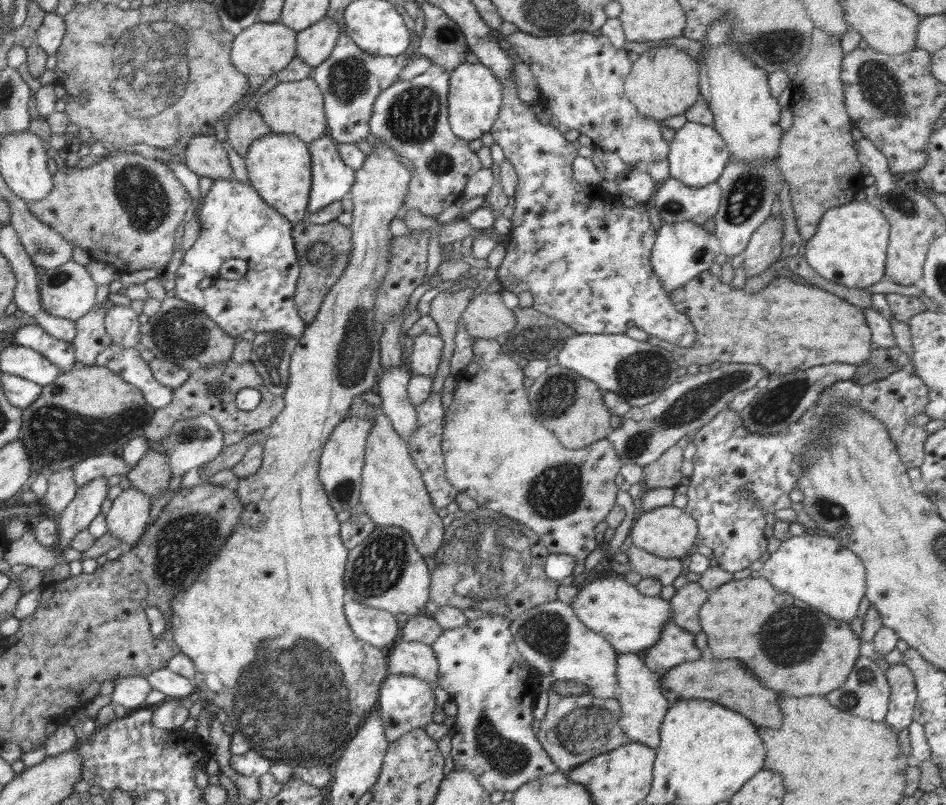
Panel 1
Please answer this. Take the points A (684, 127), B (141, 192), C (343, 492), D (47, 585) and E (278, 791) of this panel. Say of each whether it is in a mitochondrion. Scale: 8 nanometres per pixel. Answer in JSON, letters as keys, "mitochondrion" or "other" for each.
{"A":"other","B":"mitochondrion","C":"mitochondrion","D":"other","E":"other"}

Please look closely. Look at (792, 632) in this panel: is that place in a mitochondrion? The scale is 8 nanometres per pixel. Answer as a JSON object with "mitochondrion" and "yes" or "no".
{"mitochondrion":"yes"}

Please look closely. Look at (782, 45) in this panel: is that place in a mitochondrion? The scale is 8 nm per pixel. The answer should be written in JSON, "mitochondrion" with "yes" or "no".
{"mitochondrion":"yes"}

